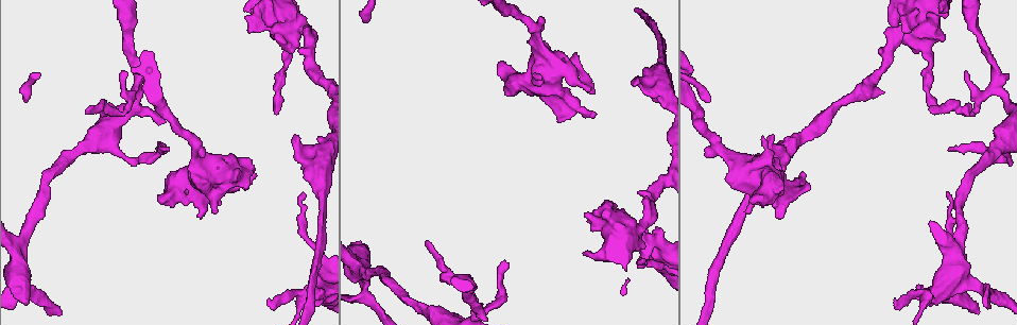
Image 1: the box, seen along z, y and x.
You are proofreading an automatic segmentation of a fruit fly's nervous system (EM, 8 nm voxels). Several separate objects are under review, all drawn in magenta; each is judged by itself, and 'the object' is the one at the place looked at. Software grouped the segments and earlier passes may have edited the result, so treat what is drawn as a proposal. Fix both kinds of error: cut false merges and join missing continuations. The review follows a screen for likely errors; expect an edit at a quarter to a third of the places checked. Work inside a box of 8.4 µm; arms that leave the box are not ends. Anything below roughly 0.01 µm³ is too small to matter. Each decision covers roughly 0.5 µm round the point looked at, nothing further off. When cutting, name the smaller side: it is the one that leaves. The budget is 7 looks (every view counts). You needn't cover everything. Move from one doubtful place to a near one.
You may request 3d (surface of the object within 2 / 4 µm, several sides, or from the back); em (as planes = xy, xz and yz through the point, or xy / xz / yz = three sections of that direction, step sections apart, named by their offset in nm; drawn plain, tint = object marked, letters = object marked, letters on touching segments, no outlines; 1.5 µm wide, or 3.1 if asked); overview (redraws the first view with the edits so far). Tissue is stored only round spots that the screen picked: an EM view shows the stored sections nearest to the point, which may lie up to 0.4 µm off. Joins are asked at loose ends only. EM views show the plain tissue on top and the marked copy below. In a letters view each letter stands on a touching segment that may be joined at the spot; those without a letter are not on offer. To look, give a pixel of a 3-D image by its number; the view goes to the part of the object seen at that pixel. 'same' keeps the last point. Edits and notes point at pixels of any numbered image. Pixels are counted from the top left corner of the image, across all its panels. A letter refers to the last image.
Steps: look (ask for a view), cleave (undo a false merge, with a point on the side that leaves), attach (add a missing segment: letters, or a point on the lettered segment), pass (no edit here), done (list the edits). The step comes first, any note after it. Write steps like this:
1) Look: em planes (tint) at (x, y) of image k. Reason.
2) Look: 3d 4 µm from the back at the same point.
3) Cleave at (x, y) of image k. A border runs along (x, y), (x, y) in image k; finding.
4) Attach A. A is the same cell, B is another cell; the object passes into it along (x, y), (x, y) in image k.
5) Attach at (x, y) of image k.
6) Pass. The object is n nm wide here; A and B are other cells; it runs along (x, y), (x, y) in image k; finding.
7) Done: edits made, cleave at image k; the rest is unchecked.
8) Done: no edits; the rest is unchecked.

Look: em planes (tint) at (25, 304) of image 1. An open end.

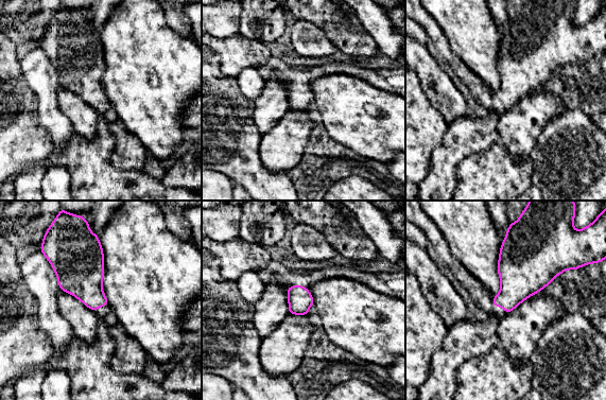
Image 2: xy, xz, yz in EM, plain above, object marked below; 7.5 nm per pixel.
Look: em planes (letters) at the same point.

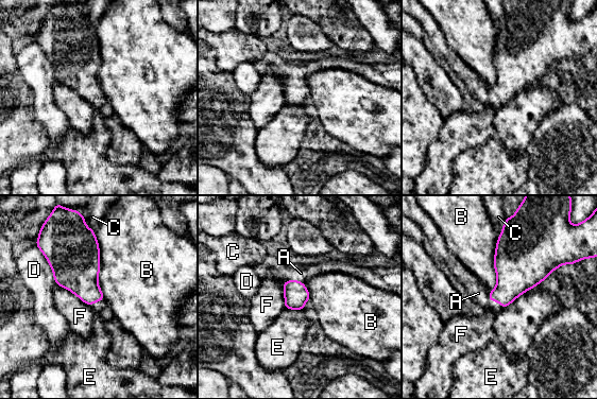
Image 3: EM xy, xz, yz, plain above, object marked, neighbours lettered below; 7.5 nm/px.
Attach A. A is the same cell, B, C, D, E and F are other cells; it goes on there.

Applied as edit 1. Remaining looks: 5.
Look: overview.

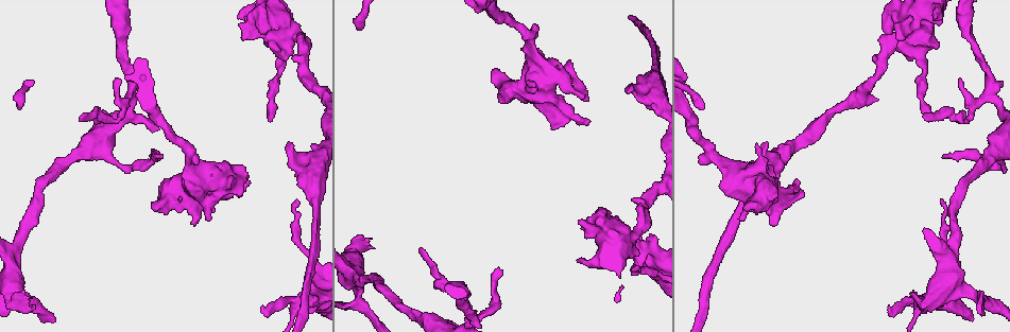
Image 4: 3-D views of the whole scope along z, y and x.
Look: 3d 2 µm at (262, 308) of image 4. Branch stops here.

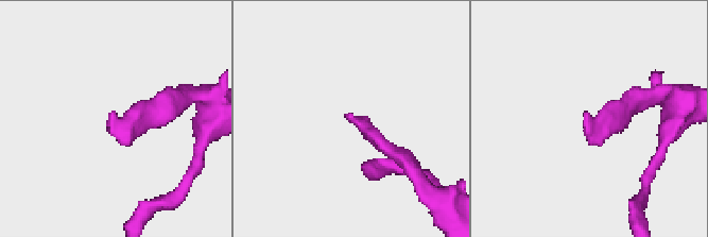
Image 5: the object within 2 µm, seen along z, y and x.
Look: em planes (letters) at (108, 121) of image 5.

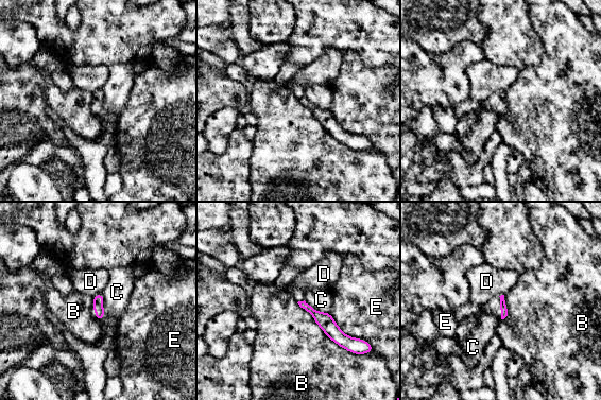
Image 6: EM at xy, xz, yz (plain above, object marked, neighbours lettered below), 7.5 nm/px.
Pass. B, C, D and E are other cells; none of them fits.

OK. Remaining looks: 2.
Look: em planes (letters) at (940, 200) of image 4. Thin end.

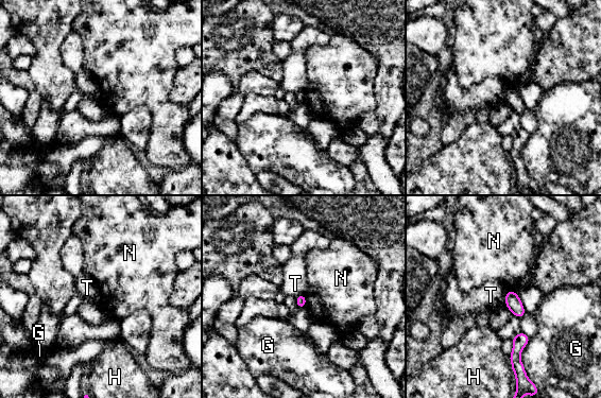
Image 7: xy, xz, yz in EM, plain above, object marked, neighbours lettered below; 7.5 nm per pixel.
Pass. G, H, N and T are other cells; a border runs along (507, 291), (504, 304) in image 7; none of them fits.

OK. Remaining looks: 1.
Done: edits made, attach at image 3; the rest is unchecked.

